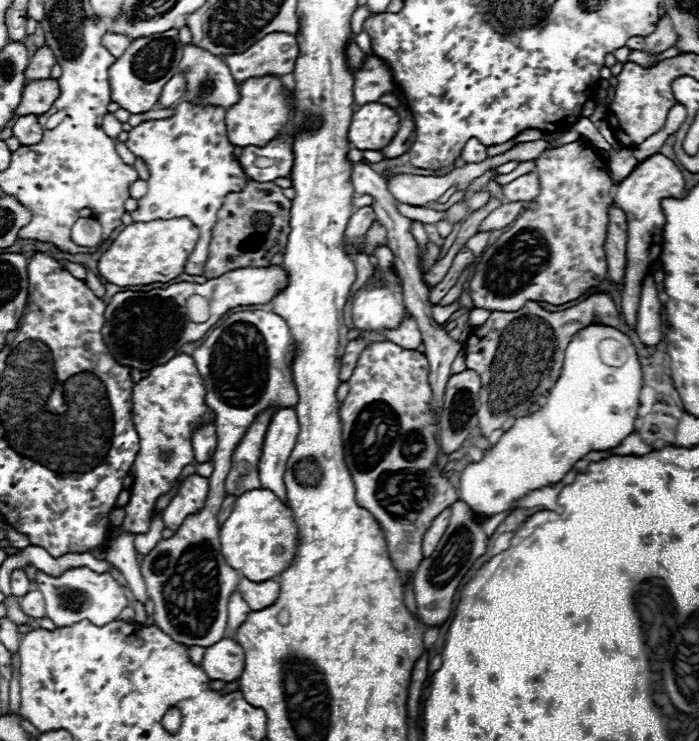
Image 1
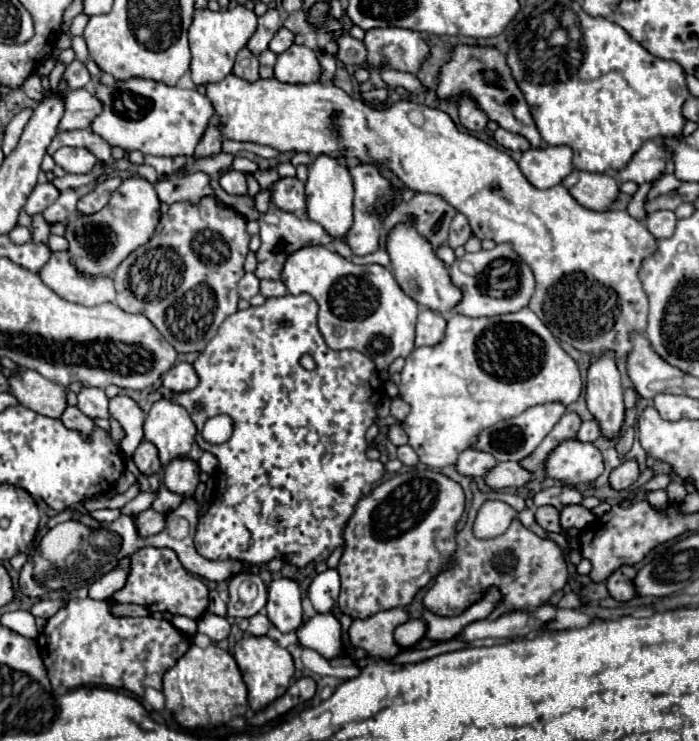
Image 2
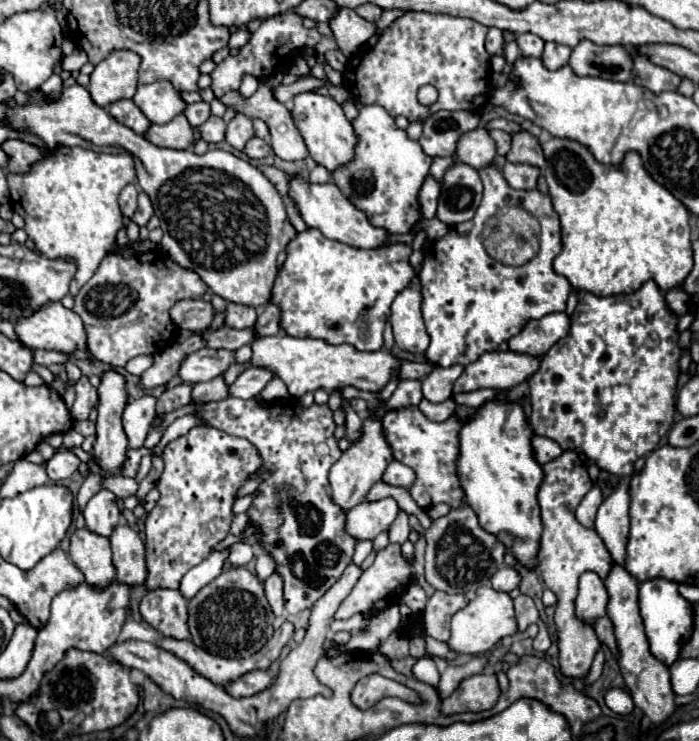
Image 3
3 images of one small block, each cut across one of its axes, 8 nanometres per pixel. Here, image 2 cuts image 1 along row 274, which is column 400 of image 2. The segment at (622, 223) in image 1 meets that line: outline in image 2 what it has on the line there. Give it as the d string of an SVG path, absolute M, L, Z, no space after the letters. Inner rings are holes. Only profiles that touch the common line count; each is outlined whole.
M404 608L378 612L364 620L356 618L348 630L350 644L354 648L366 650L366 654L370 654L372 658L390 660L400 652L398 644L394 642L394 628L398 628L406 620L408 620L408 614Z

